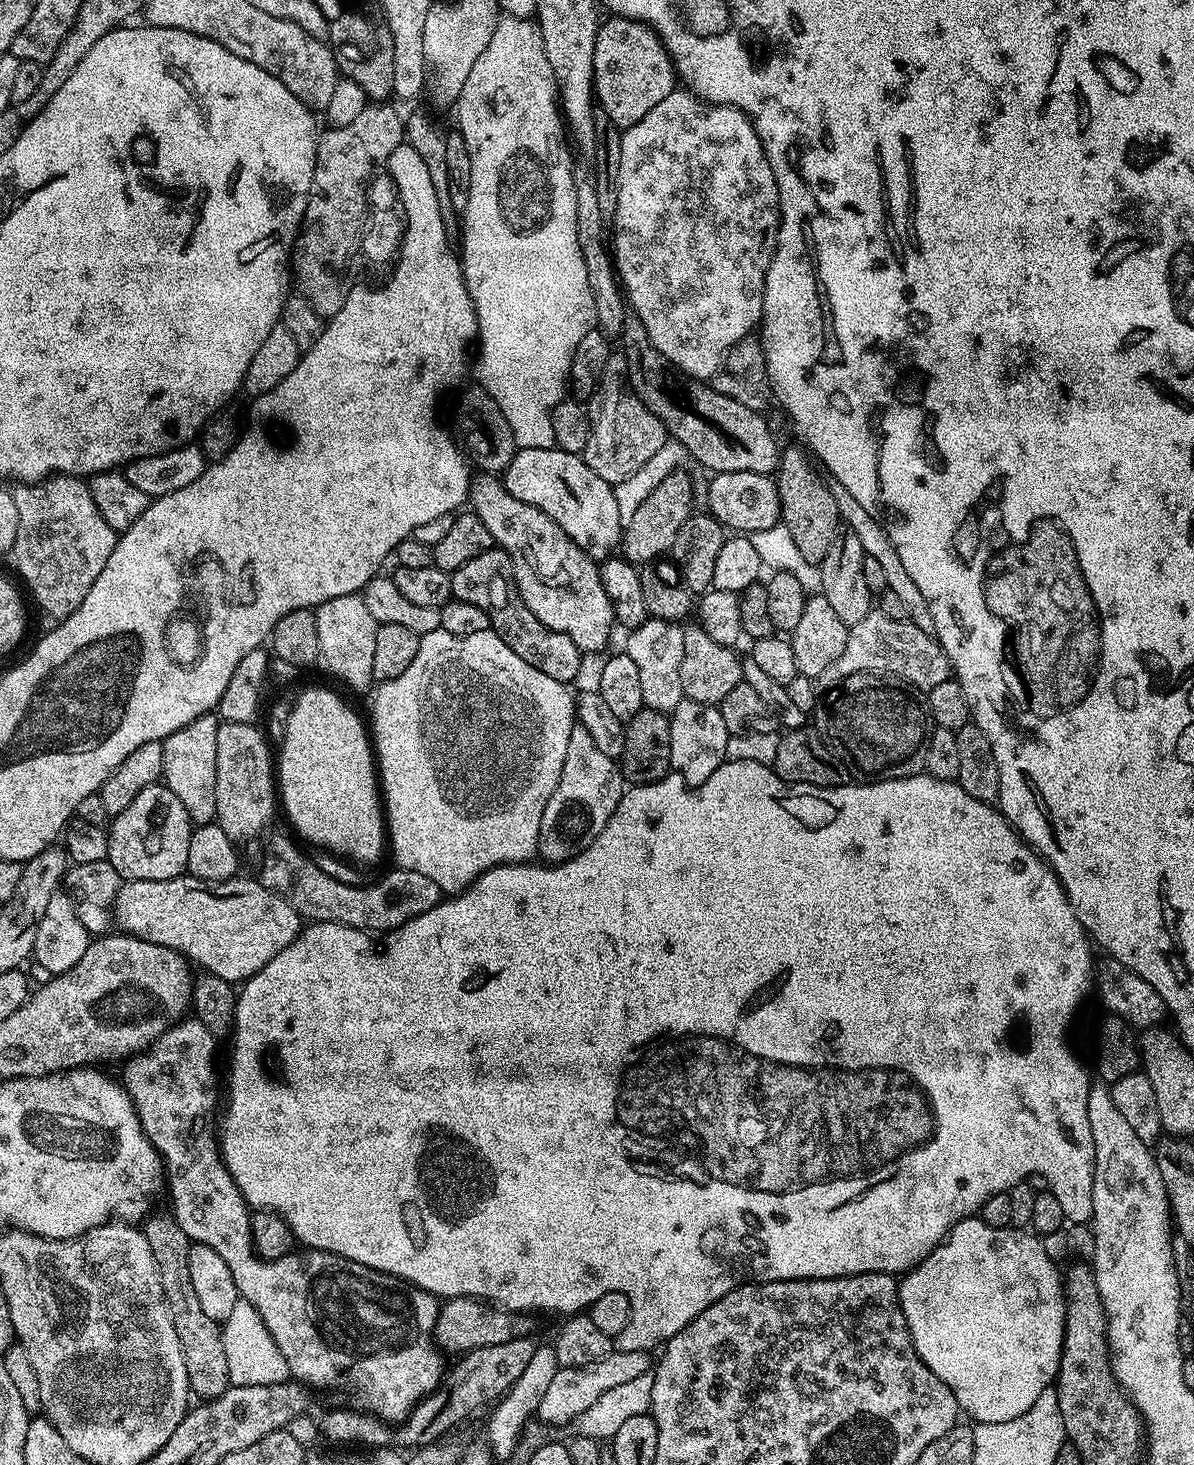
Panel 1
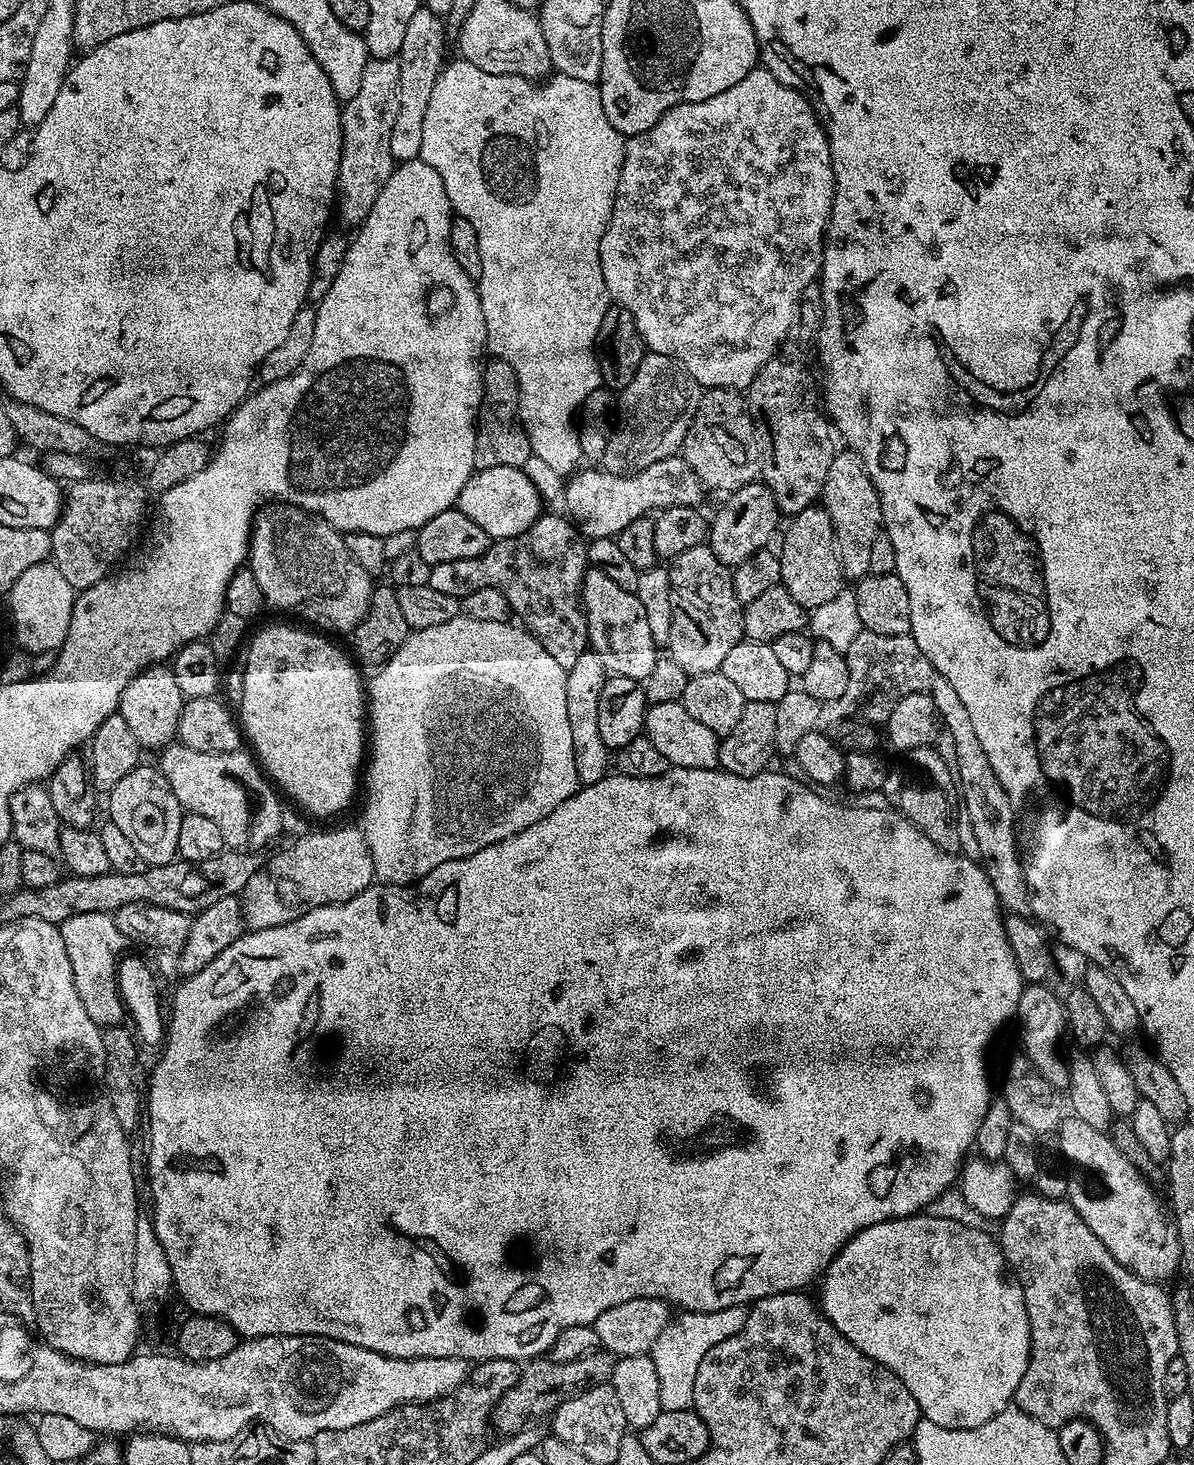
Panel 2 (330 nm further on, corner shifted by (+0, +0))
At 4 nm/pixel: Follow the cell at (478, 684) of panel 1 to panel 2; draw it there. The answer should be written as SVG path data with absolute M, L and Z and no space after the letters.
M461 614L450 618L450 622L442 622L442 626L417 628L409 631L408 637L402 642L402 646L398 646L398 650L381 668L375 669L373 676L376 677L372 681L369 679L366 684L366 704L370 709L370 759L366 764L366 776L368 772L368 797L364 800L364 824L362 823L362 831L366 842L370 846L370 858L374 862L374 870L376 871L375 879L379 883L411 886L421 876L430 874L430 870L442 866L442 862L466 858L494 842L502 842L506 838L526 830L526 826L534 826L534 822L542 822L542 818L546 818L546 814L552 813L553 810L558 810L558 806L562 806L562 802L566 802L566 798L573 796L582 787L578 778L578 766L574 762L574 734L570 734L570 717L566 715L566 678L568 677L568 669L558 666L558 661L551 654L546 654L544 647L532 637L531 632L523 627L517 626L512 622L507 624L502 622L478 622L478 618L470 618Z

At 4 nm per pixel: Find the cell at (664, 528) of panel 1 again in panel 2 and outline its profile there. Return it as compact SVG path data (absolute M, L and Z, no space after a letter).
M710 388L701 395L698 410L686 430L682 455L692 467L692 473L699 478L705 489L723 494L736 492L742 486L753 483L761 475L760 435L756 432L756 421L748 412L745 397L731 388Z

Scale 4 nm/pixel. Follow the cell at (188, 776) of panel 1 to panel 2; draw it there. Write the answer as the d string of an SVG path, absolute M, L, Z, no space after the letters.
M153 666L139 672L130 682L130 686L126 686L120 699L118 715L126 718L134 738L138 738L141 749L163 750L177 739L178 720L184 709L185 699L182 690L178 690L178 682L171 667Z

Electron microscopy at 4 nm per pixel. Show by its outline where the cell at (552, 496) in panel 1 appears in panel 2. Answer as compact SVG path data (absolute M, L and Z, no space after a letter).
M494 466L473 472L460 491L460 512L466 514L466 518L472 519L476 525L482 526L492 541L522 534L542 514L540 492L526 473L524 468L514 466Z

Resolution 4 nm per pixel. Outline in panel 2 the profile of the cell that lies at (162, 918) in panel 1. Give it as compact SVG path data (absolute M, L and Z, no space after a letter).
M328 828L325 832L308 832L297 838L293 844L285 846L281 852L265 859L259 870L246 882L242 893L244 923L252 930L266 930L274 926L286 926L286 922L294 922L294 918L302 918L302 914L310 914L310 910L318 910L322 906L341 904L362 890L371 888L376 871L370 858L370 846L366 842L363 831L356 828Z

